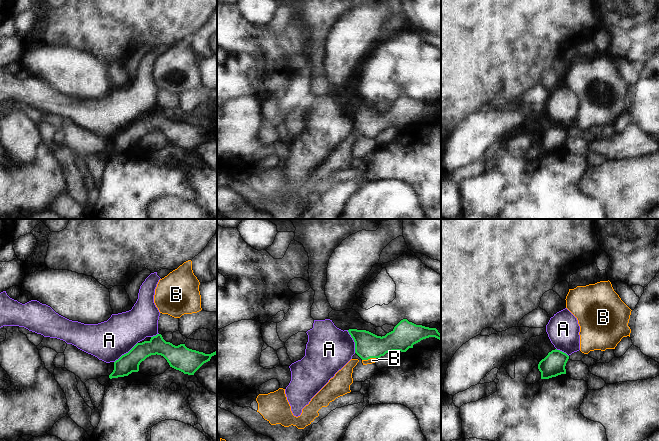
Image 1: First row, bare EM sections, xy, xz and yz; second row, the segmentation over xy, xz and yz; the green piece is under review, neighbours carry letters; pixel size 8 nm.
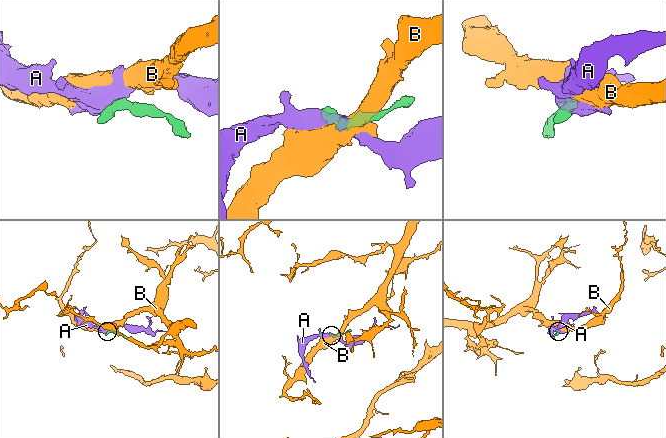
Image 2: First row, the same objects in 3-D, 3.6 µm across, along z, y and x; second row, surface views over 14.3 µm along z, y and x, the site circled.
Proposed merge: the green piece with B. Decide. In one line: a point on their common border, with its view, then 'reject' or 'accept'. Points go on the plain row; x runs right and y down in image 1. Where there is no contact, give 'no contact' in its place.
contact xz (368, 134); accept

